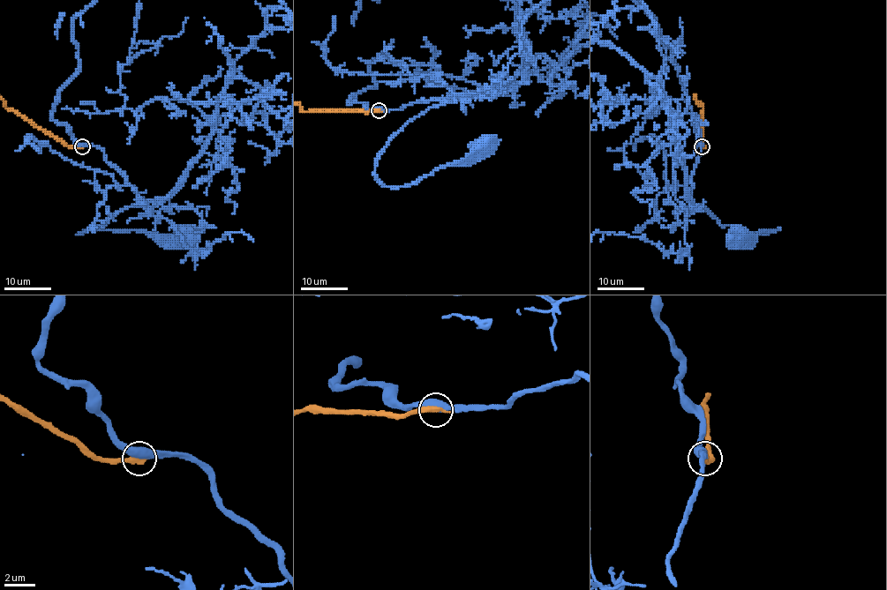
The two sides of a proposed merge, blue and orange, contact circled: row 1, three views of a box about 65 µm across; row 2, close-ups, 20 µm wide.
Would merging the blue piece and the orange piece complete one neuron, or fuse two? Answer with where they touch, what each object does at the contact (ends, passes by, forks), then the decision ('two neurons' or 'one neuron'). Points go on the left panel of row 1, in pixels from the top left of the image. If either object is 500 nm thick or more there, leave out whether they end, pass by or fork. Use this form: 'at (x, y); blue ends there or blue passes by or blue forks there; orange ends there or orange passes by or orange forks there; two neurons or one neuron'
at (82, 146); blue passes by; orange ends there; two neurons

